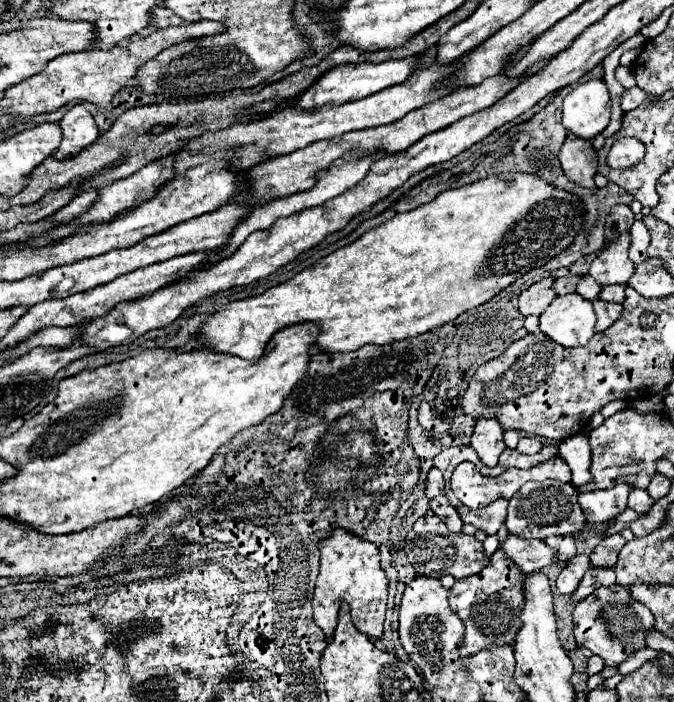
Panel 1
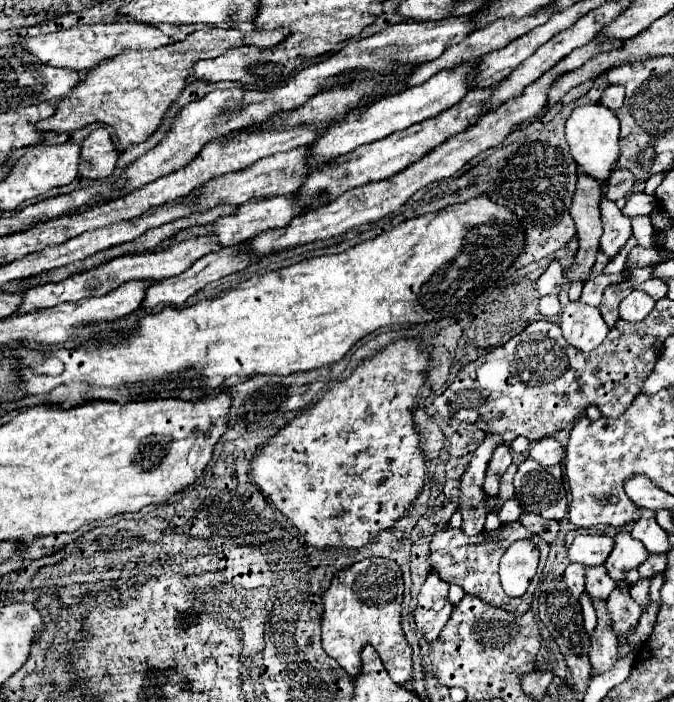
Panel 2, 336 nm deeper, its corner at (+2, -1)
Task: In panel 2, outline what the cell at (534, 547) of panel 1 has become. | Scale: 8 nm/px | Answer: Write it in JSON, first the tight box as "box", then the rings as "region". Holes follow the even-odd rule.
{"box":[570,536,614,566],"region":[[[578,536],[570,546],[570,560],[580,562],[584,566],[604,564],[614,548],[614,540],[610,536]]]}

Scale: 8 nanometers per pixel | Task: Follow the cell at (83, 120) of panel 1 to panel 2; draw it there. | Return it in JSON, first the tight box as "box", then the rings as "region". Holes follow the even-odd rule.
{"box":[80,128,118,180],"region":[[[106,128],[94,130],[82,144],[82,164],[80,176],[90,180],[108,178],[116,170],[118,152]]]}

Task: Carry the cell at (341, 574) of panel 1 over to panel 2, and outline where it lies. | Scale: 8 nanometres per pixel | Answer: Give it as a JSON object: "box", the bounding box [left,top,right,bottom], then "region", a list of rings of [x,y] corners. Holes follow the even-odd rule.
{"box":[322,558,412,686],"region":[[[366,558],[338,572],[334,582],[324,592],[324,614],[322,614],[322,646],[352,678],[362,670],[360,652],[370,644],[382,658],[390,678],[404,686],[412,676],[412,648],[402,632],[402,594],[404,580],[402,570],[394,560],[388,558]]]}

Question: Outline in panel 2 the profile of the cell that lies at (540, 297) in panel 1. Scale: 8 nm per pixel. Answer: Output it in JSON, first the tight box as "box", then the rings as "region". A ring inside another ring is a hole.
{"box":[538,262,564,296],"region":[[[552,262],[538,280],[538,292],[542,296],[558,294],[562,288],[562,282],[564,282],[564,270],[562,270],[560,262]]]}

